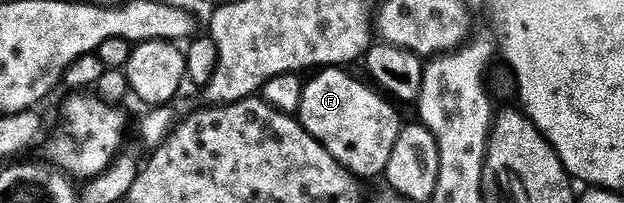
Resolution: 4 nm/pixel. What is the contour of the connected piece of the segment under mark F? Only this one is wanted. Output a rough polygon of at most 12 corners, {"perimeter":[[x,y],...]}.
{"perimeter":[[328,66],[303,129],[355,177],[382,177],[401,127],[370,83]]}

